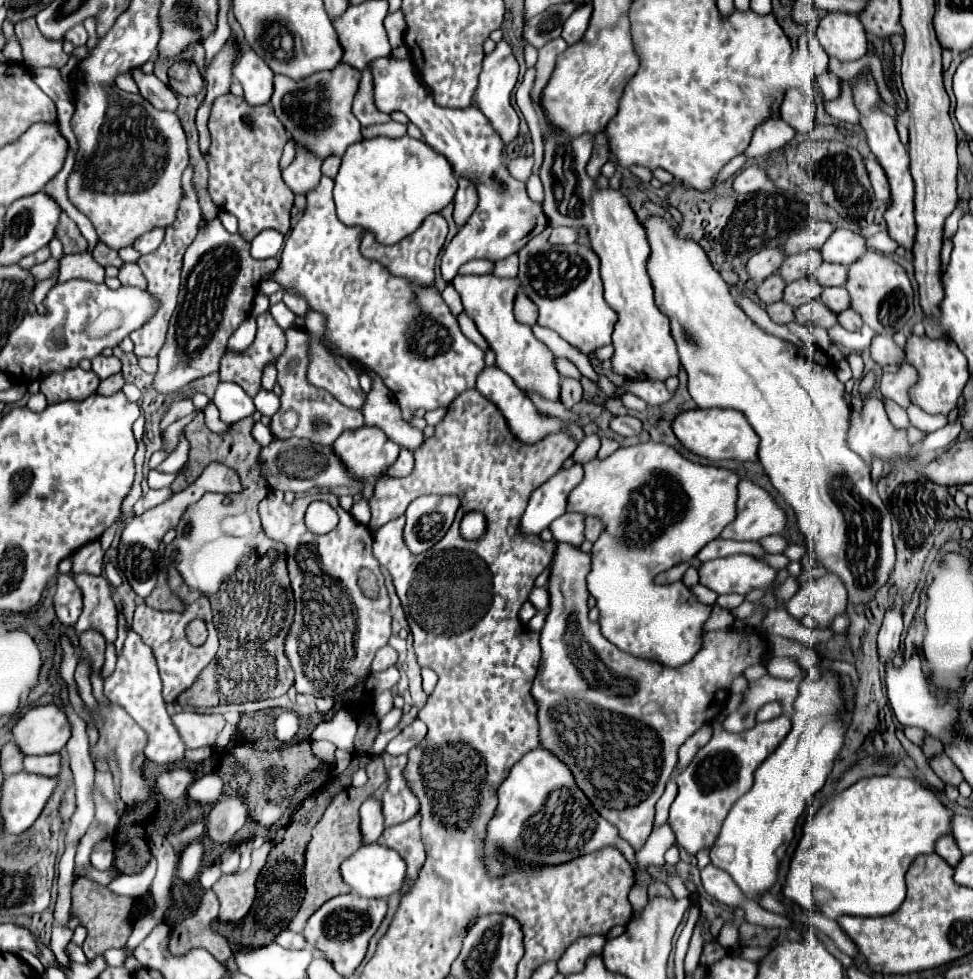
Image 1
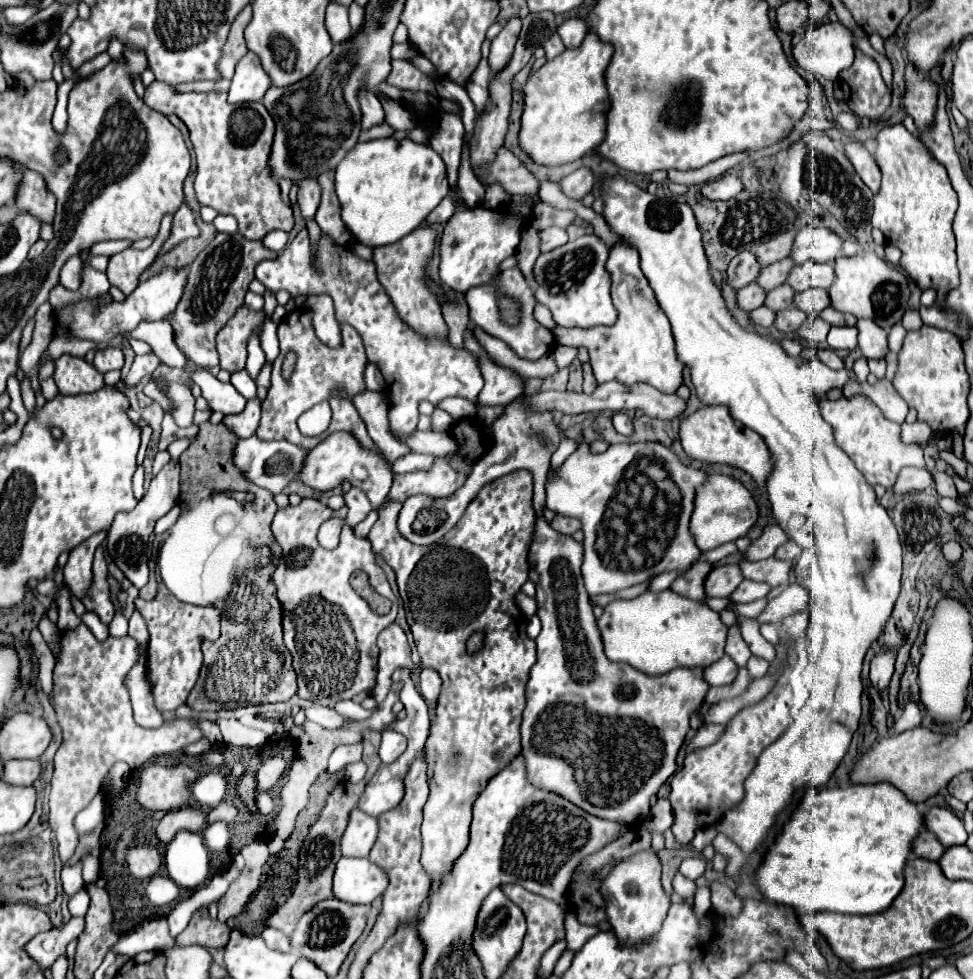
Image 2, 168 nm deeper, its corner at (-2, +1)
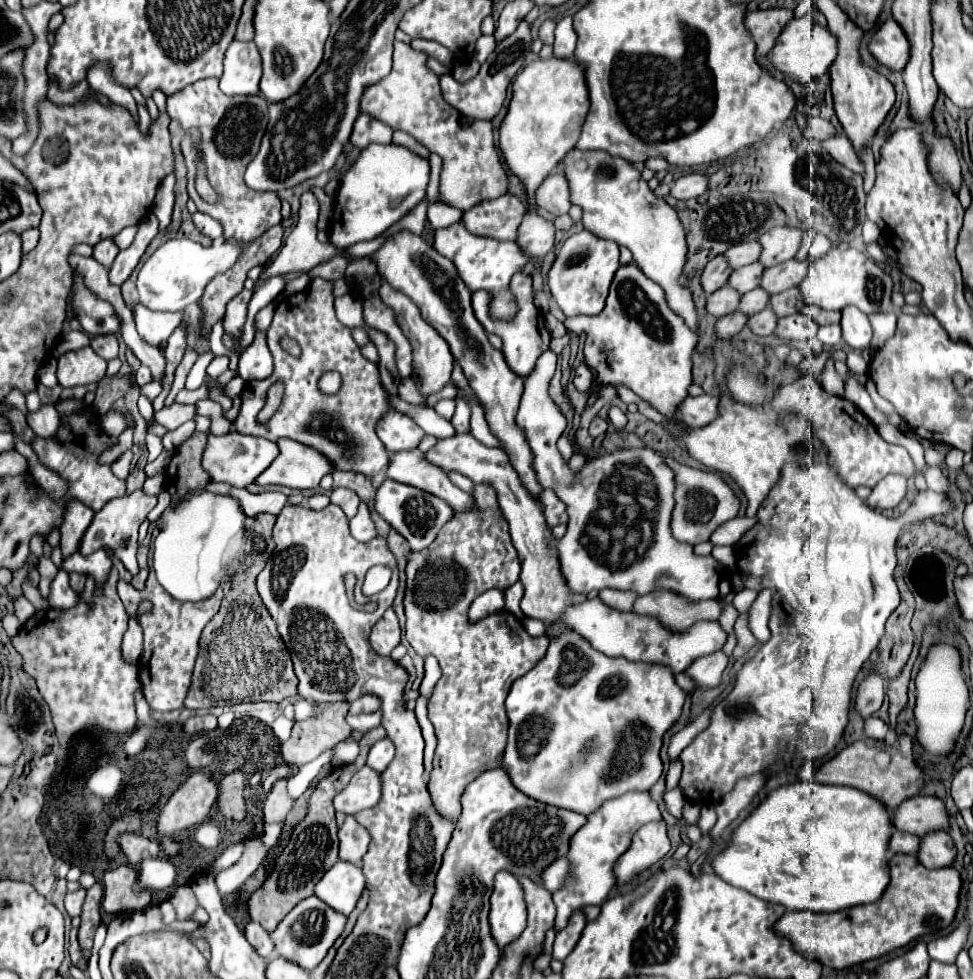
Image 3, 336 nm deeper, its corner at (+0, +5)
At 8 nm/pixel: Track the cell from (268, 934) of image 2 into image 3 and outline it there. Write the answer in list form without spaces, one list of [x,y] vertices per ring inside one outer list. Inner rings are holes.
[[[248,921],[246,927],[244,927],[244,935],[246,935],[248,943],[254,945],[256,951],[258,951],[262,957],[270,957],[270,955],[272,955],[272,943],[270,943],[270,937],[268,937],[268,933],[264,931],[264,927],[262,927],[260,923]]]

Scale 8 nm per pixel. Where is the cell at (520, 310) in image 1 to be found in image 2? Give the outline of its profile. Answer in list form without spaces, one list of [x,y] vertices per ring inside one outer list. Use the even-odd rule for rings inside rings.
[[[536,303],[536,307],[534,307],[534,317],[536,317],[536,321],[538,321],[540,325],[544,325],[544,327],[556,327],[556,325],[554,325],[554,319],[552,319],[552,315],[550,315],[550,311],[548,311],[548,307],[544,307],[544,305],[540,305],[540,303]]]

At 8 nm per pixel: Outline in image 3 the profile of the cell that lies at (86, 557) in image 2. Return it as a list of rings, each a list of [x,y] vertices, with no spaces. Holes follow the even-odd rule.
[[[70,499],[66,501],[64,507],[64,515],[62,515],[62,525],[60,525],[60,533],[62,533],[62,555],[72,555],[78,551],[78,543],[86,531],[86,527],[90,525],[94,511],[90,507],[86,507],[84,503],[80,503],[78,499]]]

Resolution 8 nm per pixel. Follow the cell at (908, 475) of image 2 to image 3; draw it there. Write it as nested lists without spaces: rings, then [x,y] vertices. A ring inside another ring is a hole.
[[[888,475],[872,489],[872,493],[864,499],[864,503],[874,509],[892,509],[904,499],[904,495],[906,495],[906,479],[902,479],[900,475]]]

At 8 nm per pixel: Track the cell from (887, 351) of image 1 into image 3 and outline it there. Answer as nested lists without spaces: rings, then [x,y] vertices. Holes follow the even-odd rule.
[[[844,307],[842,309],[842,341],[852,349],[868,349],[872,339],[872,327],[868,315],[858,311],[858,307]]]

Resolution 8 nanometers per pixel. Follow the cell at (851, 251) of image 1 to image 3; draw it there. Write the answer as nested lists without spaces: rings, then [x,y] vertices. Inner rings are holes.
[[[774,227],[758,237],[758,243],[762,247],[758,263],[762,263],[764,269],[774,267],[778,263],[794,259],[794,251],[798,251],[798,243],[802,241],[802,235],[806,229],[792,229],[792,227]]]

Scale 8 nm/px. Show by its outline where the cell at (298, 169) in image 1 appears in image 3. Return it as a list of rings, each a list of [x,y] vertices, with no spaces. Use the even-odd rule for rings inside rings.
[[[306,191],[302,195],[302,205],[300,205],[300,213],[298,213],[298,223],[288,231],[288,237],[286,237],[286,243],[282,245],[282,249],[278,251],[278,257],[272,261],[270,267],[266,267],[260,275],[260,283],[264,283],[264,279],[272,277],[272,275],[282,275],[282,273],[302,273],[302,271],[310,271],[312,267],[320,265],[320,263],[326,263],[328,259],[332,259],[338,251],[334,251],[334,247],[330,247],[328,243],[320,243],[316,239],[316,221],[318,221],[318,199],[312,191]]]

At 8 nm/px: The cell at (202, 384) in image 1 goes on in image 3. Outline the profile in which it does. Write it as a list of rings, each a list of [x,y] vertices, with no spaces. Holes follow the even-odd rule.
[[[170,239],[162,243],[138,273],[138,277],[142,277],[142,283],[138,285],[142,305],[146,305],[152,311],[182,311],[184,316],[181,323],[186,323],[188,331],[187,346],[196,345],[200,355],[209,349],[209,342],[198,339],[201,326],[198,299],[202,297],[204,287],[210,283],[210,279],[228,271],[246,247],[248,243],[234,239],[232,241],[218,239],[208,247],[202,247],[200,243],[194,243],[190,239]]]

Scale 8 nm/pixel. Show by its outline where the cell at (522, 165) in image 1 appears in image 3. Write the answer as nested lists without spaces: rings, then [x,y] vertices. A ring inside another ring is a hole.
[[[394,41],[394,65],[392,71],[378,83],[370,85],[360,101],[360,113],[368,113],[392,127],[404,131],[422,143],[430,153],[442,157],[438,199],[444,205],[468,211],[474,205],[490,199],[498,199],[506,193],[508,181],[502,169],[500,153],[494,147],[490,121],[474,121],[470,127],[462,127],[462,113],[450,107],[440,95],[440,79],[428,69],[428,55],[412,49],[408,43]]]

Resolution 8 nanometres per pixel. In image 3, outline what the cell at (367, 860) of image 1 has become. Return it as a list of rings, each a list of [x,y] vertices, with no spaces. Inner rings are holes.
[[[338,861],[322,875],[314,889],[314,895],[334,911],[348,915],[356,907],[356,901],[360,899],[364,887],[366,881],[362,869],[358,865]]]

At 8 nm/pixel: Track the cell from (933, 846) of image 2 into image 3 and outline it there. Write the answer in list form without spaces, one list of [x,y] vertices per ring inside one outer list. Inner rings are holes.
[[[894,831],[892,837],[890,837],[890,843],[888,843],[888,849],[890,849],[890,853],[916,855],[916,851],[918,851],[918,837],[910,835],[910,833],[904,833],[904,831]]]

